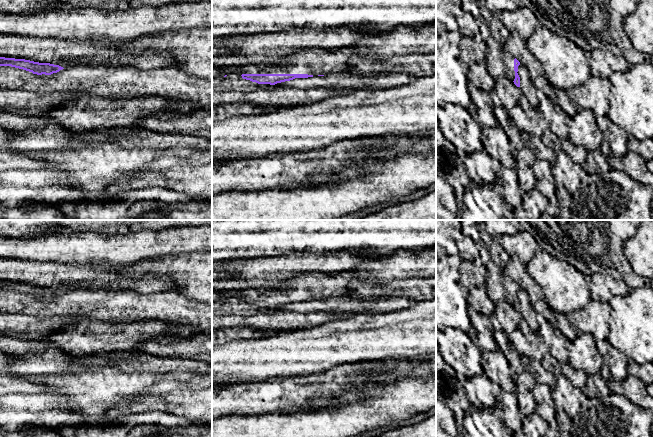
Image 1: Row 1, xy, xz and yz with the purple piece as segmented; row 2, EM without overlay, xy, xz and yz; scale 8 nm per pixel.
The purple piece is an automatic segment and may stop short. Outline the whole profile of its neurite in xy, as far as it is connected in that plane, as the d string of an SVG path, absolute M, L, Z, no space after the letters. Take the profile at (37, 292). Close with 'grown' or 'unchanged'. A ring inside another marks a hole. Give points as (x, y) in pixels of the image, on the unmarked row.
M0 281L0 290L11 290L19 293L23 293L37 299L51 299L64 293L59 289L50 287L39 287L25 283L5 282Z | unchanged

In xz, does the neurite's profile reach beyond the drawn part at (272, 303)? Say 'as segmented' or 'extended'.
extended

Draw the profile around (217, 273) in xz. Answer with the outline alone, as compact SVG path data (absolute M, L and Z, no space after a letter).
M227 260L212 261L212 280L219 280L227 277L235 277L232 272L223 271L221 269L229 262L230 261Z

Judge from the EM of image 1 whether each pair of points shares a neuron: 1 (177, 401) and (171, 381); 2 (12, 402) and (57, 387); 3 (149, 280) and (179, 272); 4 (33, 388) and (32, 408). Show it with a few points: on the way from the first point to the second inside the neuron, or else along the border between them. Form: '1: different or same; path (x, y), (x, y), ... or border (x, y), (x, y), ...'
1: different; border (198, 390), (173, 390), (167, 393), (151, 394)
2: different; border (47, 391), (59, 394), (66, 406)
3: different; border (139, 277), (145, 275), (167, 276), (178, 290)
4: different; border (46, 391), (10, 394)

